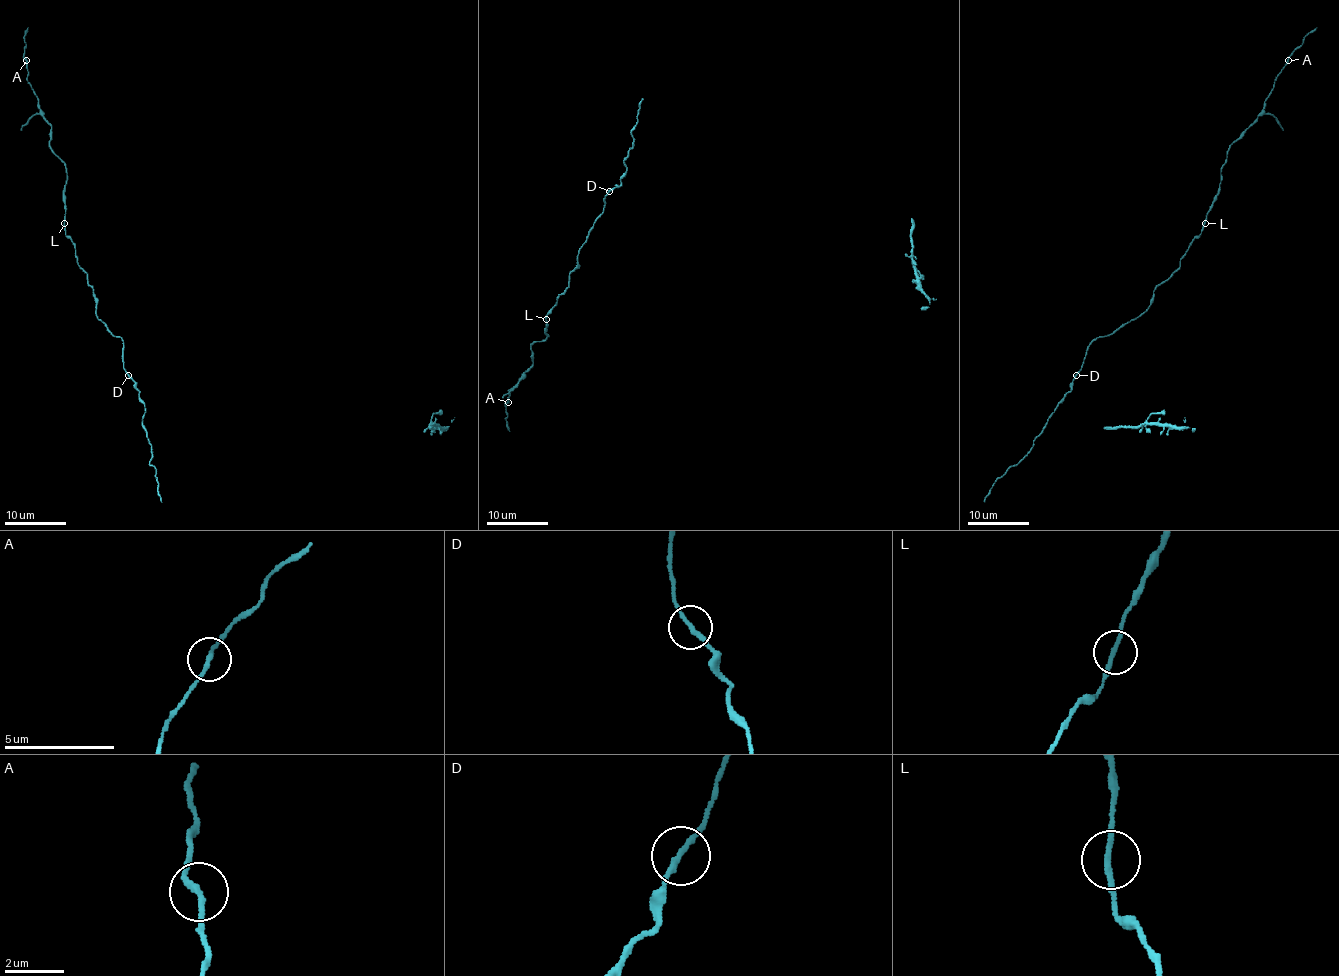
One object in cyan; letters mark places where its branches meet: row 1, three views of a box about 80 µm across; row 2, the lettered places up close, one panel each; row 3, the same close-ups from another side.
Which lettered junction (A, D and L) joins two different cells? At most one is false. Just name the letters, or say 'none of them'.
A

